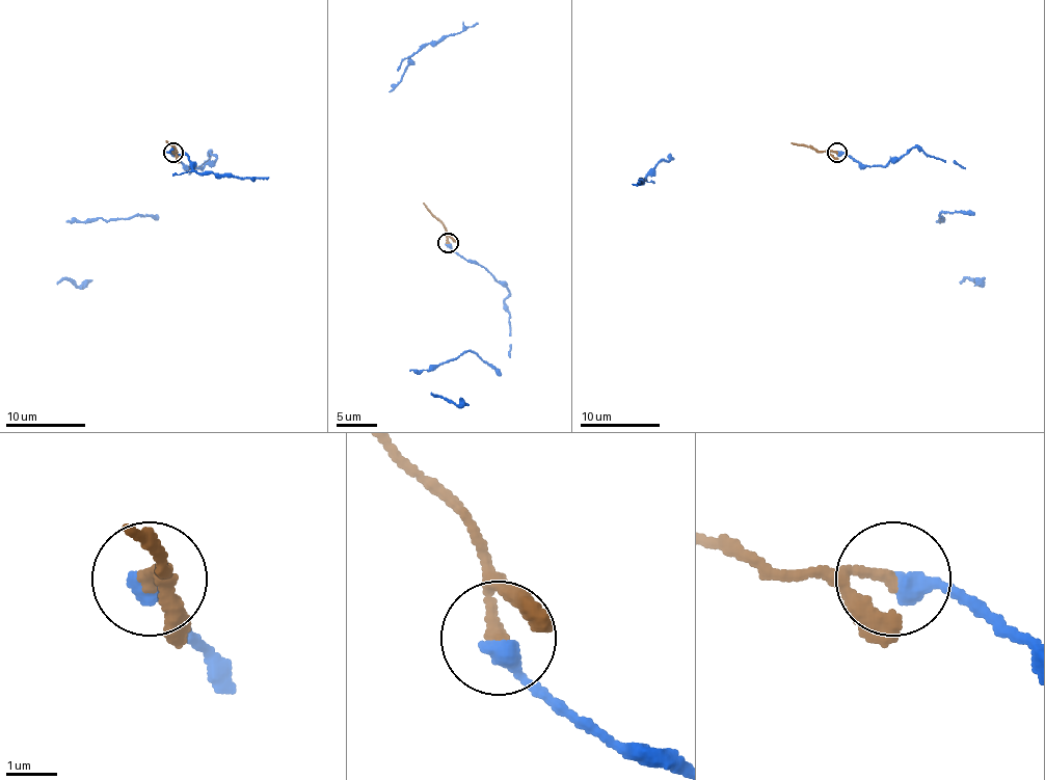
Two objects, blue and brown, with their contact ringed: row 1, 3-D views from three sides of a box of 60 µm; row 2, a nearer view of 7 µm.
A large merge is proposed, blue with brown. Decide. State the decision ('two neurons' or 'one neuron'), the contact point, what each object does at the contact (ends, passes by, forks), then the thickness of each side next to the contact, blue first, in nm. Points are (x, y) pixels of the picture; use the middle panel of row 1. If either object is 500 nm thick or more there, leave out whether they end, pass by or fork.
one neuron; place (448, 243); blue ends; brown ends; calibres 400 and 240 nm

